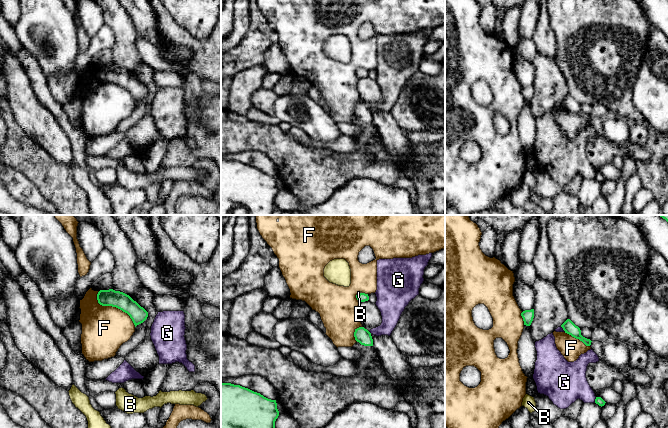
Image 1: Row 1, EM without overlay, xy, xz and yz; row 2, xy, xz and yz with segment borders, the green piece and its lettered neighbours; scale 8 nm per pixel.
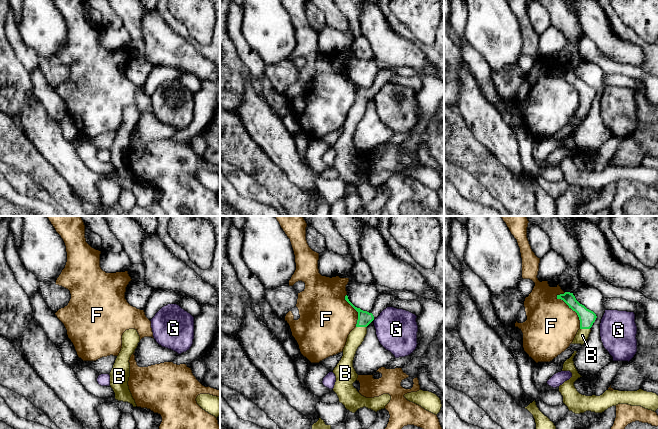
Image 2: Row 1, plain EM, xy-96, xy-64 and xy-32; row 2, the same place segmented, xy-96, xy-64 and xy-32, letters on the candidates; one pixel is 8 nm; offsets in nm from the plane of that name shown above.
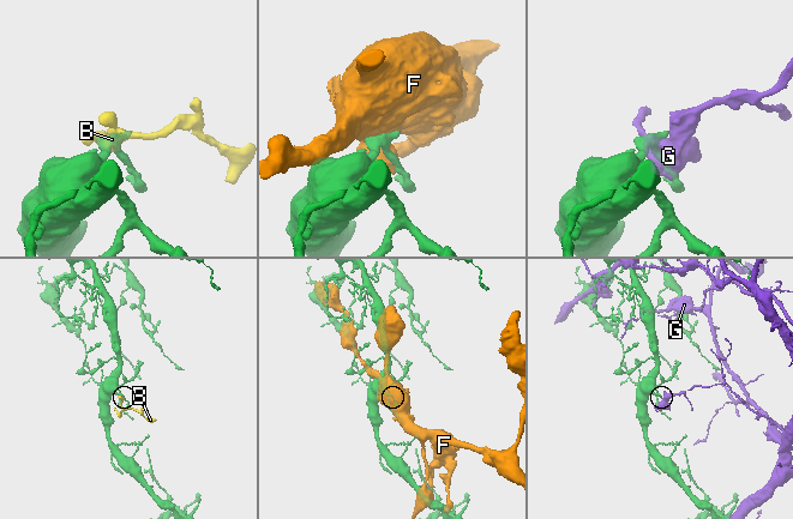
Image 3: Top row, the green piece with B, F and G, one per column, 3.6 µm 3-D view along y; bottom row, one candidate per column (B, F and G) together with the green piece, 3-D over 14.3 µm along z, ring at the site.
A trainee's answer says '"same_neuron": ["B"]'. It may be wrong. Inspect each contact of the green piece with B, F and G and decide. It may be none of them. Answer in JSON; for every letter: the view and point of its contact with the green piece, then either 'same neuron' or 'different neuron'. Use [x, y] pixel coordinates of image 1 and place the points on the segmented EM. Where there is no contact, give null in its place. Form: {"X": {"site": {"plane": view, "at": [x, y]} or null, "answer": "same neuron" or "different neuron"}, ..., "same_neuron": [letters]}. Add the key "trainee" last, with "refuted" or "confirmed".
{"B": {"site": {"plane": "xz", "at": [360, 293]}, "answer": "same neuron"}, "F": {"site": {"plane": "xy", "at": [114, 306]}, "answer": "different neuron"}, "G": {"site": {"plane": "yz", "at": [595, 400]}, "answer": "different neuron"}, "same_neuron": ["B"], "trainee": "confirmed"}

